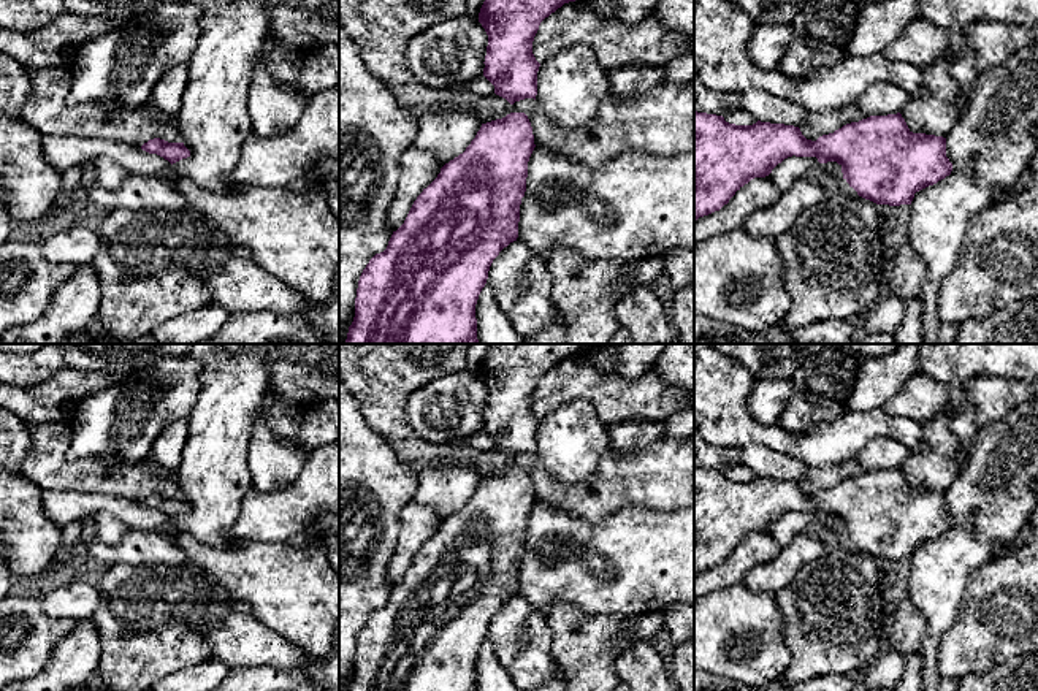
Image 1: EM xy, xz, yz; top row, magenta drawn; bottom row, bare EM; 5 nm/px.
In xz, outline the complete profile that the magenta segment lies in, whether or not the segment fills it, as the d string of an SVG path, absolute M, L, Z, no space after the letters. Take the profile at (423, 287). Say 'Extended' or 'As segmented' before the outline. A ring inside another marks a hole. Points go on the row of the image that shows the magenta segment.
As segmented. M525 113L482 124L466 151L445 163L417 197L387 249L363 269L345 344L479 344L475 304L493 260L518 238L520 204L534 147L532 127Z

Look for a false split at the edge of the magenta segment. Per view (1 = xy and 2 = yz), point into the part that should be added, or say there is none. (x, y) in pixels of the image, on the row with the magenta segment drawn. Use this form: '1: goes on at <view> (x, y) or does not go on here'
1: does not go on here
2: does not go on here

